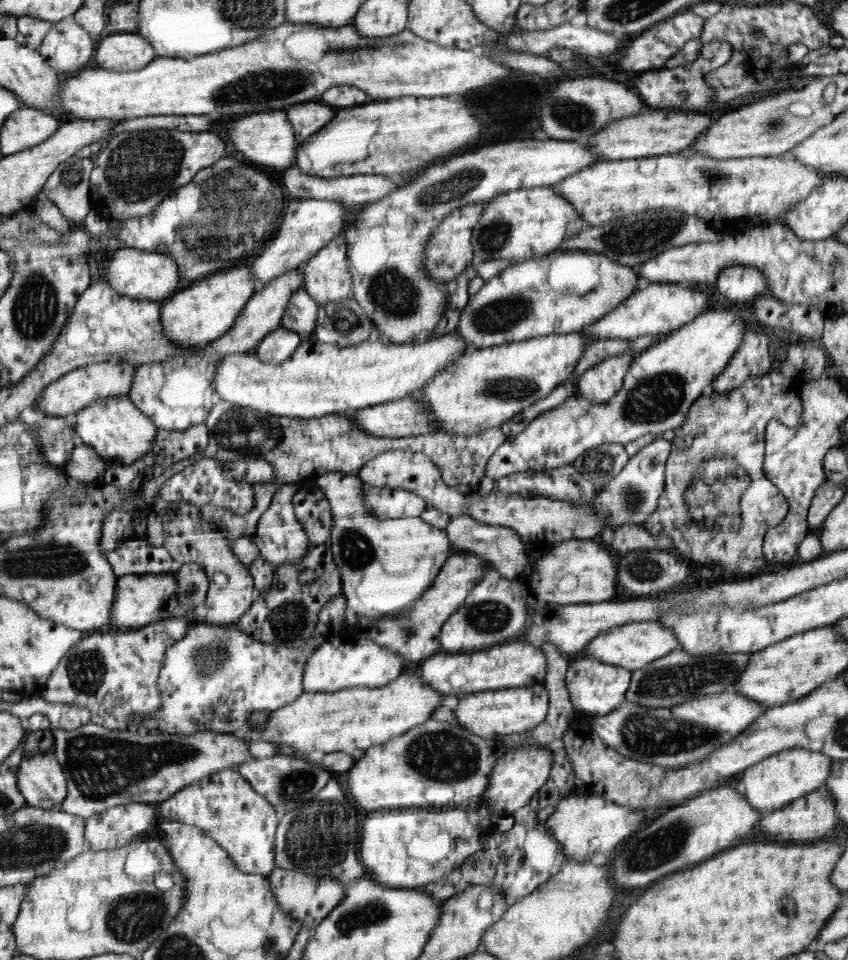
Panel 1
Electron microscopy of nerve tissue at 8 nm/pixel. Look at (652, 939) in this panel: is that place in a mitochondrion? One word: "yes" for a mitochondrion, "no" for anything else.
no

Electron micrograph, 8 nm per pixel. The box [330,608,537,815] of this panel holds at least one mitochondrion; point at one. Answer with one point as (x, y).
(444, 757)

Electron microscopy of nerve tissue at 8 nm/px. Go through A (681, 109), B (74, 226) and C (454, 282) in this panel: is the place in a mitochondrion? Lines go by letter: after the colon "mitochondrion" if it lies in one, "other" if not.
A: other
B: other
C: other

